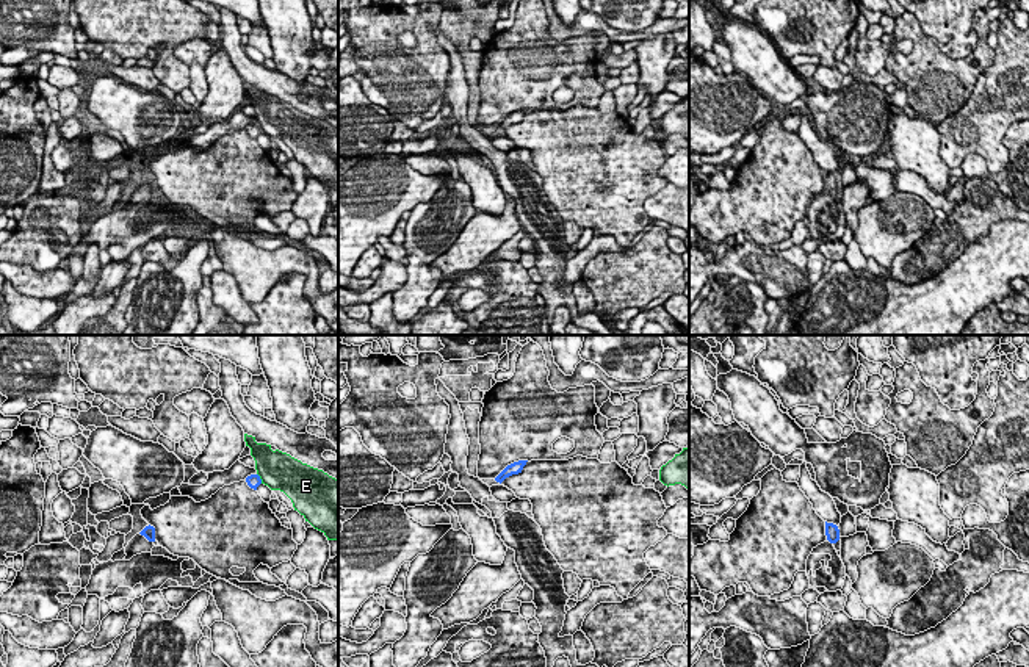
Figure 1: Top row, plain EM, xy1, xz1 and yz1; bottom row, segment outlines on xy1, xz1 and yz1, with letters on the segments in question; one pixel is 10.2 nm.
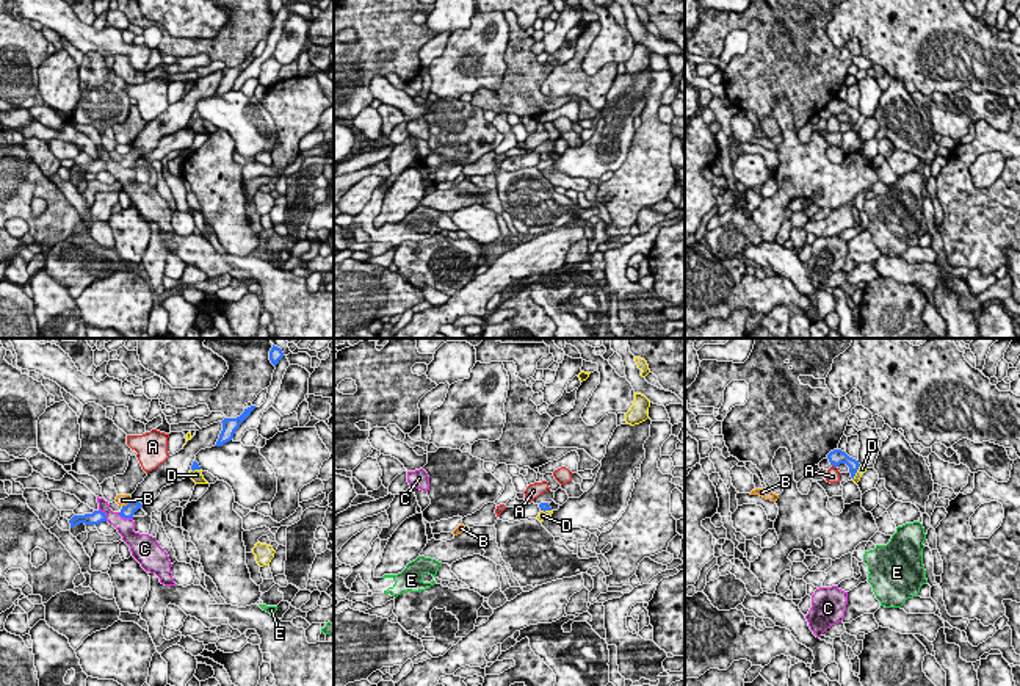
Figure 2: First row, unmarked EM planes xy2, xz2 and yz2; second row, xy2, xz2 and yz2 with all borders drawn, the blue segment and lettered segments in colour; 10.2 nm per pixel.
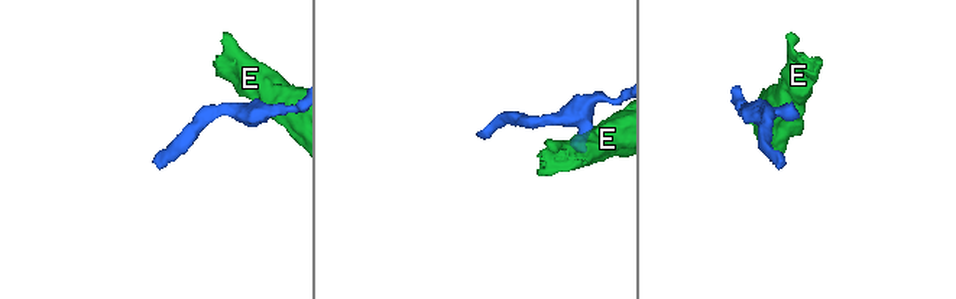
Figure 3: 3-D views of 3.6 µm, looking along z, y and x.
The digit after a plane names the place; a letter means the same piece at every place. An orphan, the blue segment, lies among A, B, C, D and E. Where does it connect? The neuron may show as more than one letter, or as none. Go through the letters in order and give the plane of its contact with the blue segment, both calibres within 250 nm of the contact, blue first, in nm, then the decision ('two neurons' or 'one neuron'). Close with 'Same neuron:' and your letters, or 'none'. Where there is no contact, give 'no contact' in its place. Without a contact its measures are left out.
A: contact in yz2; calibres 160 and 130 nm; two neurons
B: contact in xy2; calibres 130 and 130 nm; two neurons
C: contact in xy2; calibres 130 and 170 nm; two neurons
D: contact in yz2; calibres 160 and 70 nm; two neurons
E: contact in xy1; calibres 140 and 400 nm; two neurons
Same neuron: none

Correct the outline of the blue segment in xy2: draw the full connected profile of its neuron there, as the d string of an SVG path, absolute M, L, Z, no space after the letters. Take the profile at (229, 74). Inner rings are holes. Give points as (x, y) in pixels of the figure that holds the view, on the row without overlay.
M251 55L244 58L244 61L237 67L224 67L222 80L219 83L219 88L215 96L222 96L224 92L230 91L233 88L235 80L240 77L240 74L251 64L251 61L255 58L255 55Z

